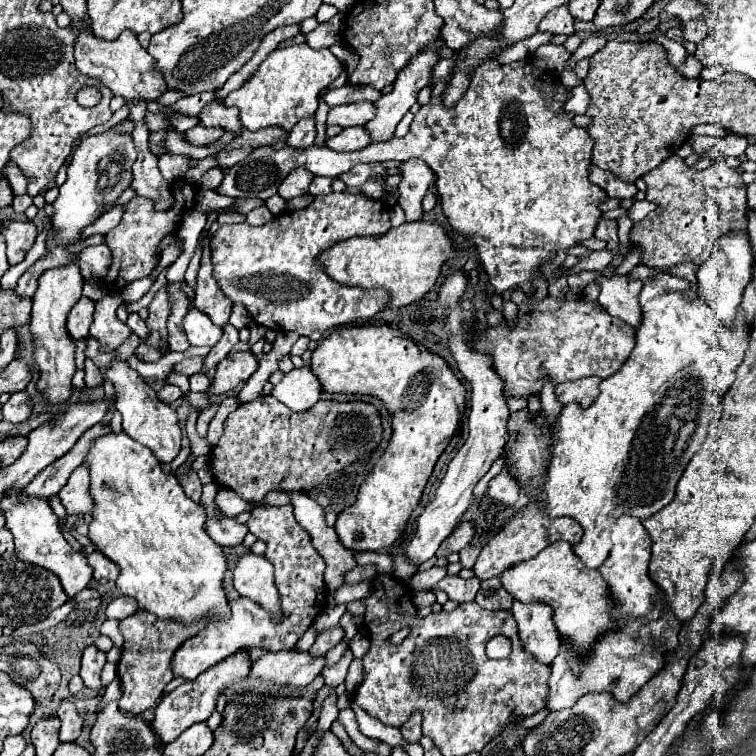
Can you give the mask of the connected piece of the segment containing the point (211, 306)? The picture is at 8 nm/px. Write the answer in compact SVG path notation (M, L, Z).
M204 238L204 254L202 264L196 276L196 308L204 312L214 324L224 326L230 318L232 302L224 298L224 292L220 292L220 286L216 284L216 278L212 276L212 262L210 262L210 248L208 240Z

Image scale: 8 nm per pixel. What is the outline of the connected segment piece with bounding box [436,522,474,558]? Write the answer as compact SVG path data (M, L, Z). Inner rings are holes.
M460 522L456 526L456 530L440 544L436 556L444 556L446 558L452 552L460 552L462 548L466 548L472 542L472 538L474 538L474 526L472 526L472 522Z

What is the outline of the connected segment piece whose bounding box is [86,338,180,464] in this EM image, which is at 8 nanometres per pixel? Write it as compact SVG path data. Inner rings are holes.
M88 338L86 356L92 358L100 368L102 376L112 380L112 384L116 386L116 410L122 414L122 430L132 440L140 442L142 446L148 446L160 464L170 464L180 452L180 426L176 412L168 404L160 402L156 392L150 386L146 386L142 376L136 370L132 370L126 362L112 362L114 352L102 354L100 344L94 338Z

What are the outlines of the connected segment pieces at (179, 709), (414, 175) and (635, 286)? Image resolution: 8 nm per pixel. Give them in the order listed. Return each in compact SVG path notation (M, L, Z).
M240 652L224 662L220 662L216 668L210 668L208 672L204 672L202 676L198 676L194 682L186 682L182 686L178 686L176 690L172 690L170 694L166 694L156 710L154 710L154 720L152 720L152 728L158 734L160 740L160 748L164 748L166 744L170 744L176 736L180 736L180 732L184 732L184 728L190 728L196 722L206 722L208 716L214 712L216 706L216 698L218 692L228 690L230 682L246 676L250 670L250 660L248 660L248 652Z
M418 158L402 162L398 170L402 176L398 184L398 206L406 212L406 220L414 222L422 216L422 198L434 182L434 172Z
M607 266L602 271L604 277L600 278L600 296L598 302L606 308L608 314L624 320L630 326L638 326L642 318L642 308L638 302L642 282L630 280L628 276L614 276L615 267Z

